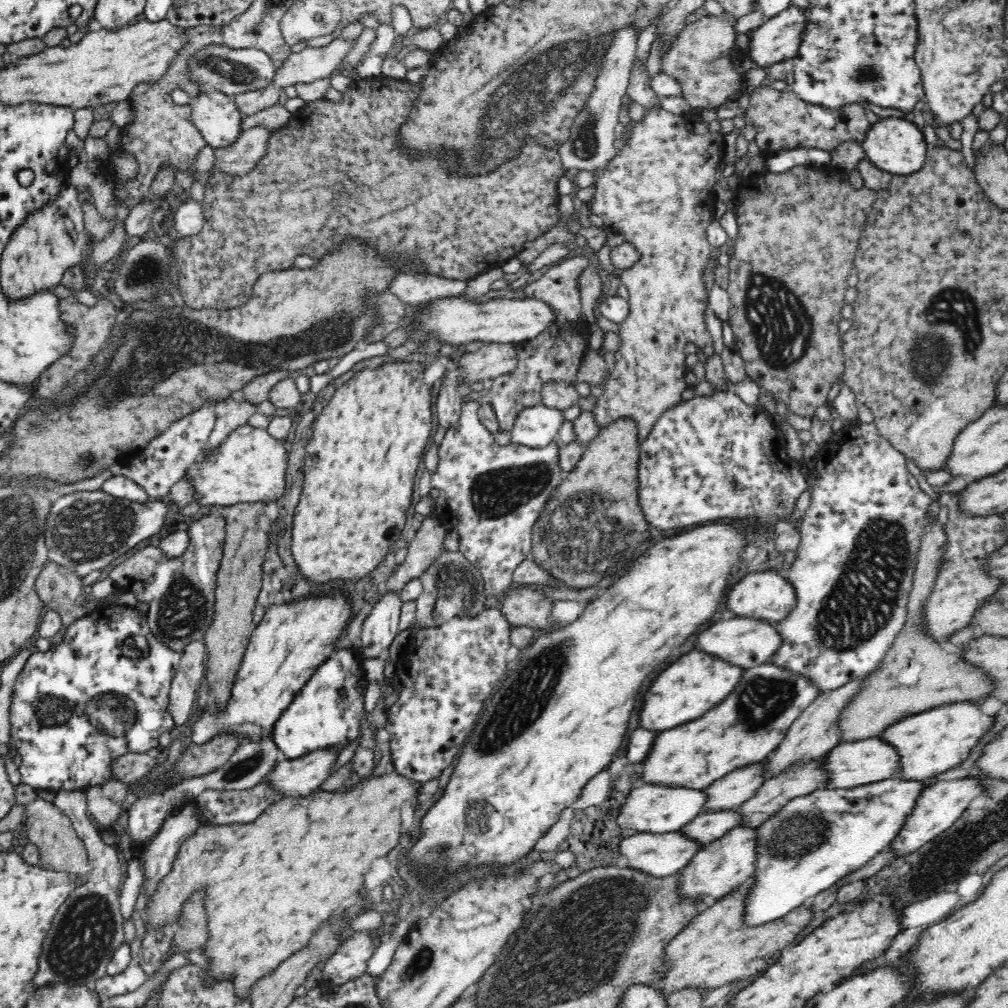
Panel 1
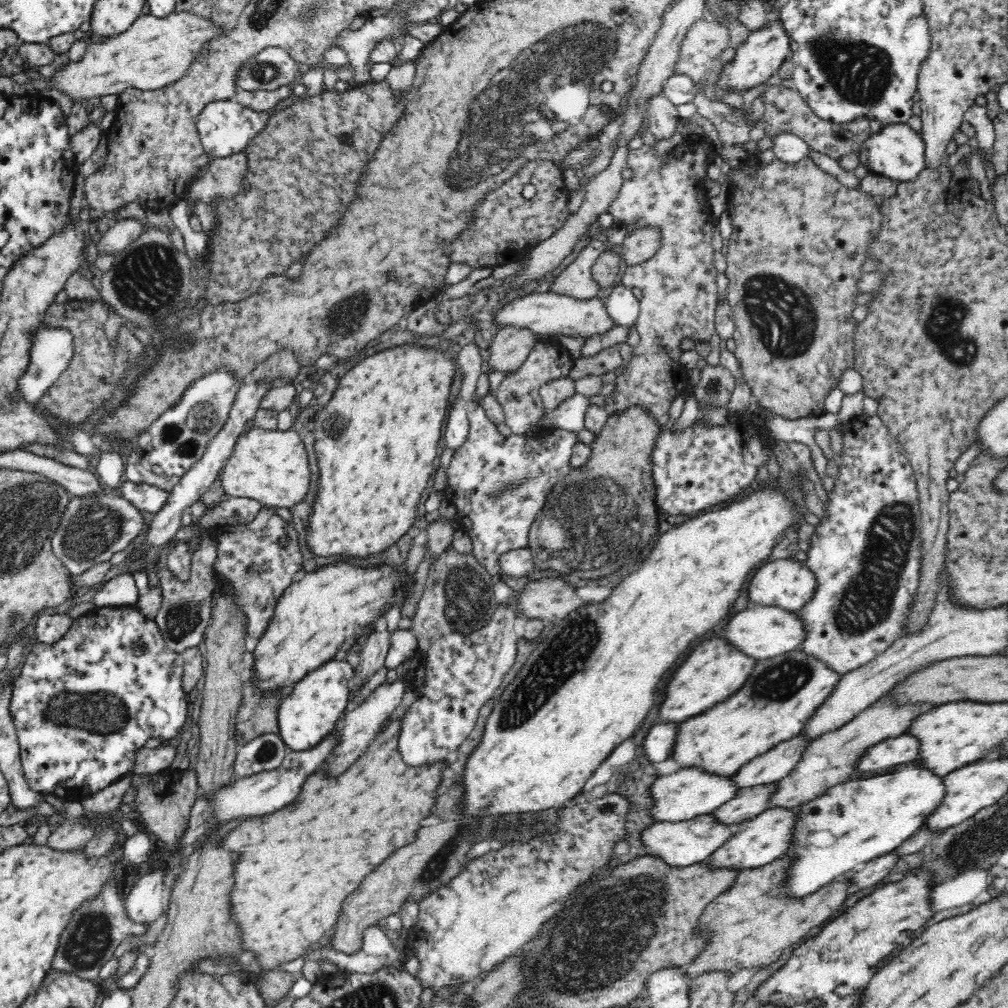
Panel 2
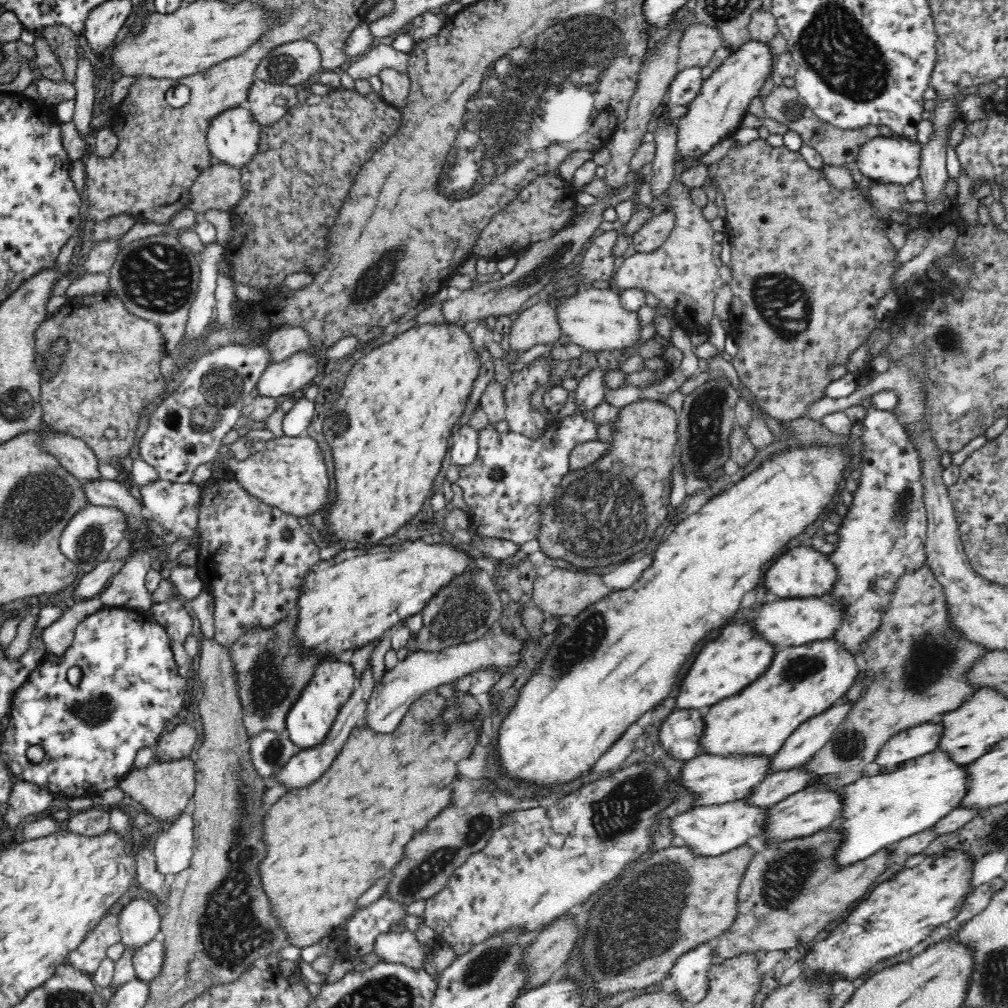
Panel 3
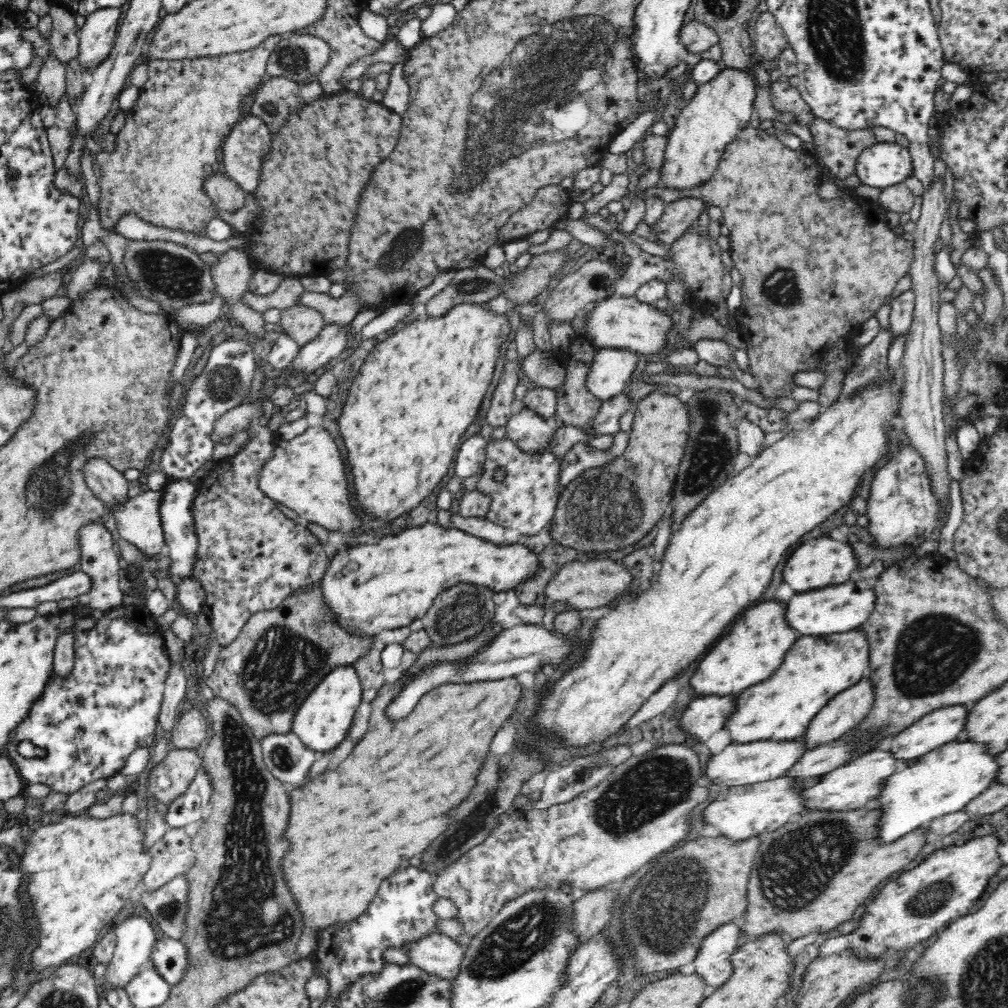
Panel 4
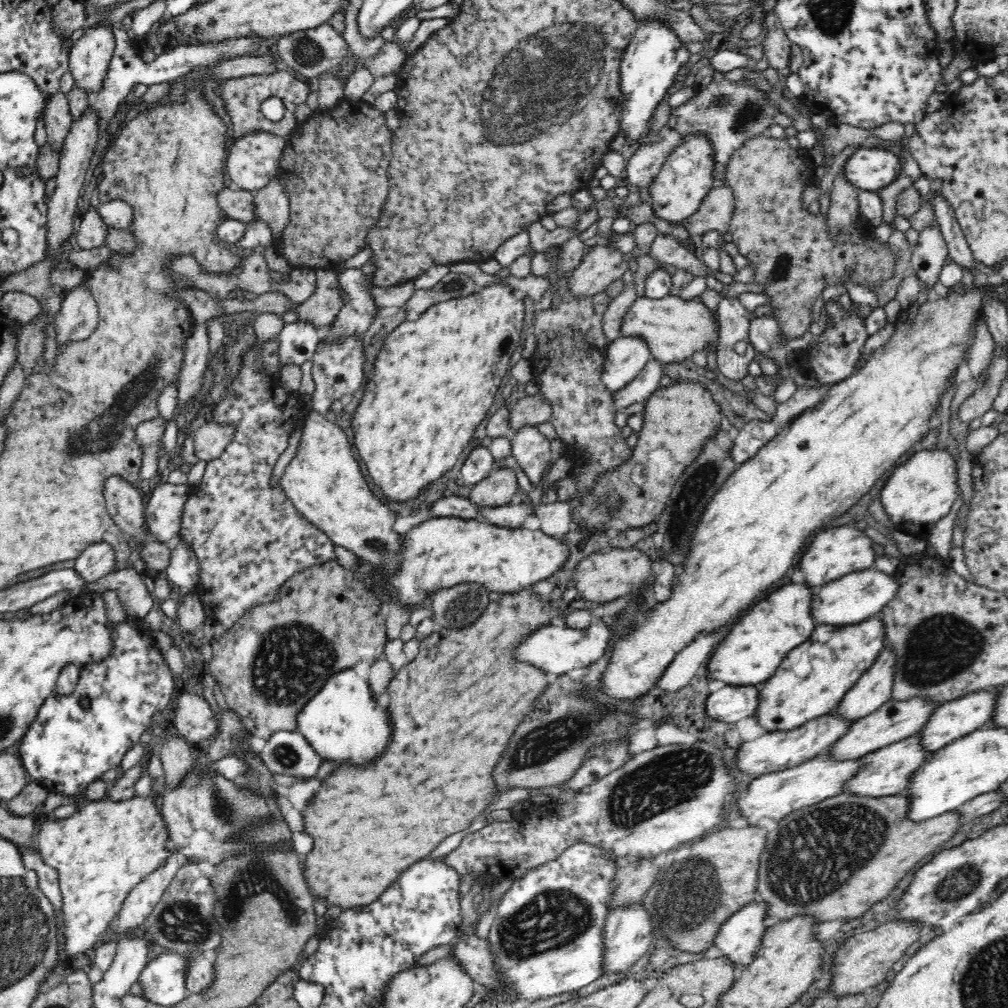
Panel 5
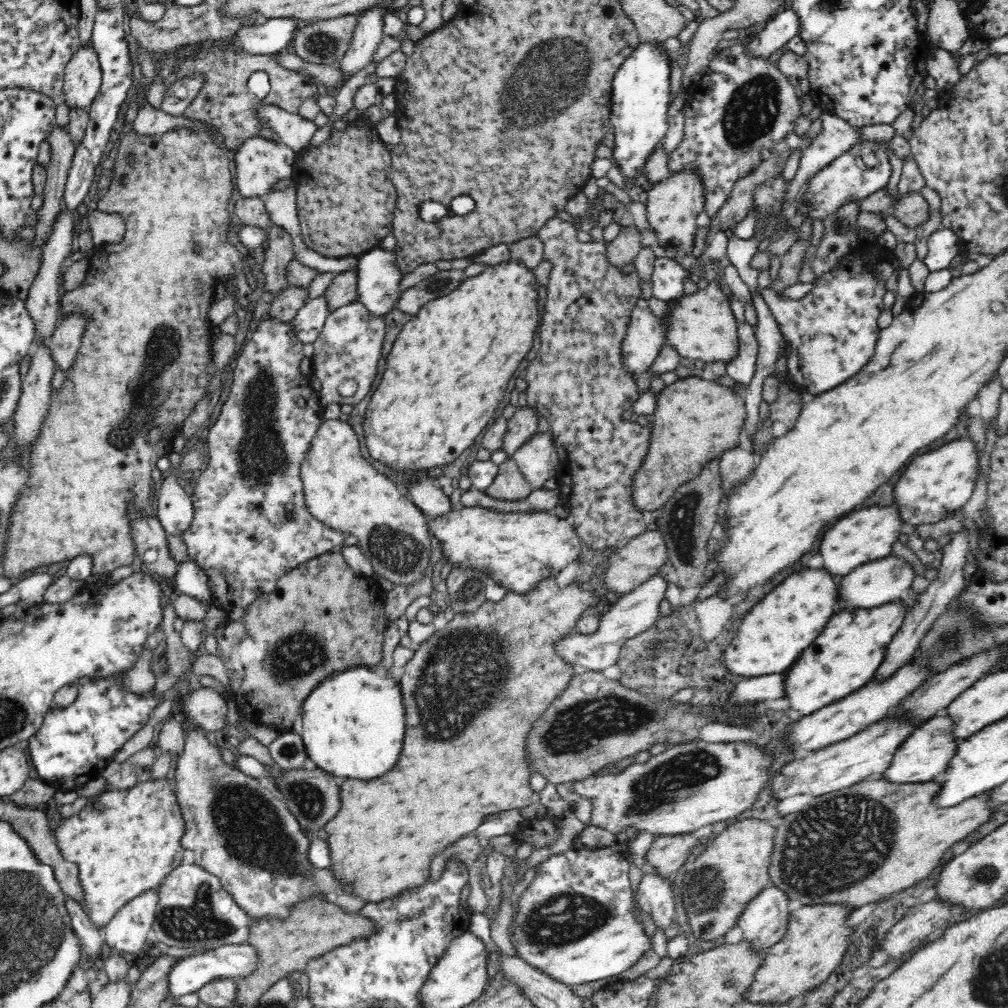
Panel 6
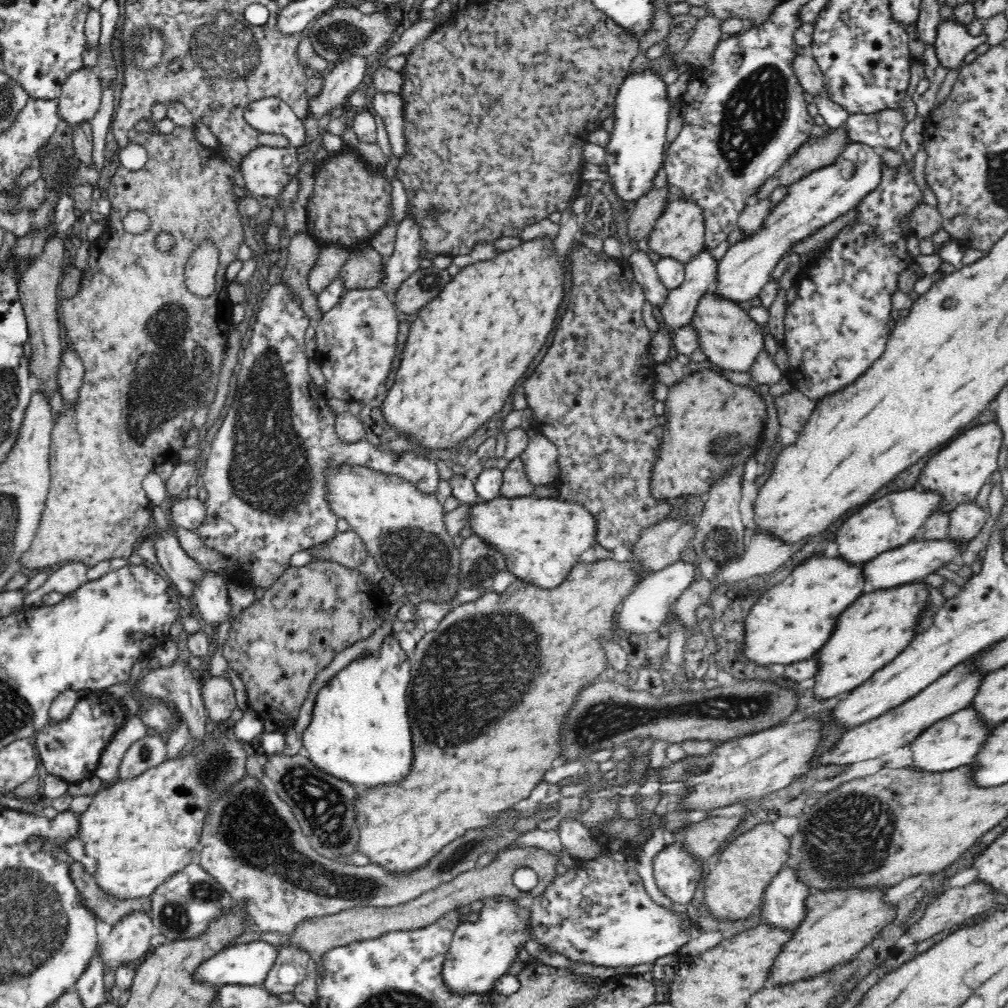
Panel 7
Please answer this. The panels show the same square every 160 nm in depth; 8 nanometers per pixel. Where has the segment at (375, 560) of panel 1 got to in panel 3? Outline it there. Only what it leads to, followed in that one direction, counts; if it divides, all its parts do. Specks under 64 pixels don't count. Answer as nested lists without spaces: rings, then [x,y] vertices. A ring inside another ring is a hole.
[[[423,324],[397,335],[391,341],[372,349],[366,355],[357,355],[355,360],[351,362],[340,397],[332,405],[332,408],[330,407],[322,424],[324,439],[330,445],[330,451],[332,451],[334,482],[336,484],[334,500],[323,510],[324,527],[331,537],[339,541],[356,542],[359,547],[369,548],[376,545],[378,540],[396,534],[399,528],[408,524],[422,510],[422,504],[426,502],[426,497],[430,494],[430,488],[432,488],[432,484],[434,484],[434,480],[436,480],[436,476],[438,476],[438,472],[442,468],[442,460],[444,460],[444,456],[448,452],[448,444],[450,444],[448,440],[452,436],[452,430],[454,430],[454,426],[458,424],[458,420],[460,420],[460,416],[464,412],[468,394],[472,390],[472,382],[474,382],[476,374],[478,374],[478,368],[480,368],[478,360],[476,353],[472,351],[469,333],[464,330],[464,327],[458,326],[453,337],[450,337],[446,324]]]

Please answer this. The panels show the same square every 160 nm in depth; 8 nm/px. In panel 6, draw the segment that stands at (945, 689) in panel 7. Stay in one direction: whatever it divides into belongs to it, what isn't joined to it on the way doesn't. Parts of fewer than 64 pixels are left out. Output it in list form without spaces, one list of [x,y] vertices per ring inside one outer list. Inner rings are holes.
[[[882,719],[846,740],[794,758],[784,765],[778,774],[776,773],[776,776],[782,776],[782,786],[773,789],[769,796],[777,802],[797,794],[817,797],[850,788],[871,774],[881,774],[890,767],[890,760],[898,744],[902,744],[906,736],[910,736],[914,729],[916,725],[904,725],[900,721]]]

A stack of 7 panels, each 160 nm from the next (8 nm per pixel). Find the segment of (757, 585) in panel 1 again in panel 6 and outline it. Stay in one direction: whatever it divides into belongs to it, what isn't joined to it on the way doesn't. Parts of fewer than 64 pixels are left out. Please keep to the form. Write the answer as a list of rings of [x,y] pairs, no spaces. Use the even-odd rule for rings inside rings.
[[[869,507],[866,510],[853,511],[852,514],[838,519],[828,527],[828,532],[821,535],[822,542],[818,554],[823,560],[822,569],[833,577],[850,574],[861,564],[869,563],[891,555],[892,544],[900,536],[900,526],[904,524],[900,513],[890,512],[888,507]]]

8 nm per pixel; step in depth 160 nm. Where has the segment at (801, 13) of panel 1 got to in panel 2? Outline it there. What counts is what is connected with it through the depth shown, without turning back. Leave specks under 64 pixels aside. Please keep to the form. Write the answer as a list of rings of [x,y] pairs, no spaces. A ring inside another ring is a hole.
[[[778,18],[774,21],[766,22],[758,30],[752,30],[746,42],[737,48],[734,60],[723,66],[719,86],[721,88],[733,88],[738,92],[750,90],[758,84],[762,84],[778,72],[779,67],[791,54],[790,39],[782,21]]]

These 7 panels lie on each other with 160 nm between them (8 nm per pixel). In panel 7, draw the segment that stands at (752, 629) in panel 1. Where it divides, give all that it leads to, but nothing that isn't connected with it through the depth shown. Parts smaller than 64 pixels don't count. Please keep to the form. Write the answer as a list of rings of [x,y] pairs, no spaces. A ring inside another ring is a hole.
[[[948,539],[939,541],[909,541],[898,548],[883,552],[872,560],[862,564],[862,577],[864,577],[865,591],[886,591],[888,589],[922,581],[925,576],[946,564],[946,562],[959,561],[962,549],[958,549]]]

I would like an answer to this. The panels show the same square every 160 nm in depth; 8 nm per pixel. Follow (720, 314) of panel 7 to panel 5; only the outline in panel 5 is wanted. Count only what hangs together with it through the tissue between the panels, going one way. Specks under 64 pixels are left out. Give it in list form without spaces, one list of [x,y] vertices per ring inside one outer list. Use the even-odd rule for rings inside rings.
[[[671,295],[662,299],[639,297],[622,316],[620,336],[644,339],[648,344],[651,358],[664,364],[683,361],[692,357],[697,350],[712,350],[706,346],[717,344],[719,331],[712,314],[712,310],[696,299],[684,302],[679,297]]]

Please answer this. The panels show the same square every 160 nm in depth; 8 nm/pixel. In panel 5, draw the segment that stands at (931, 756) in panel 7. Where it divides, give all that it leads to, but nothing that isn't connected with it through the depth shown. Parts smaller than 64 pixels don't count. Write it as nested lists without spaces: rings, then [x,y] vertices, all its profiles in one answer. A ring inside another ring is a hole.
[[[912,735],[884,748],[865,754],[860,759],[861,768],[858,770],[858,773],[846,780],[846,783],[842,785],[842,793],[870,798],[897,795],[898,792],[908,786],[910,776],[924,764],[924,760],[929,758],[930,753],[920,747],[918,735]]]

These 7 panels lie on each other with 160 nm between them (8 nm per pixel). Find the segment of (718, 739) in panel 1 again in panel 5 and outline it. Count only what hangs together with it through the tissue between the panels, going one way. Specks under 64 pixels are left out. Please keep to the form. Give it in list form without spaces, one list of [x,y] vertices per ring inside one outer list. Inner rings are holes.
[[[878,616],[843,627],[816,625],[810,638],[786,656],[778,672],[758,686],[759,702],[753,716],[756,723],[768,733],[793,731],[809,720],[828,715],[872,667],[884,646],[885,630]]]

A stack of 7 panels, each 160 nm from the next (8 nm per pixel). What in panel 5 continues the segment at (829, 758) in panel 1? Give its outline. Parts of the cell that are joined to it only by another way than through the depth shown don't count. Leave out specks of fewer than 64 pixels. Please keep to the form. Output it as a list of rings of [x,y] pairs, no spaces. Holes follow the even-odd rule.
[[[1000,688],[985,691],[971,693],[970,695],[959,697],[957,700],[937,706],[934,709],[933,716],[930,716],[928,722],[922,726],[922,730],[916,732],[918,739],[920,739],[920,747],[924,751],[934,752],[940,750],[940,748],[944,748],[953,740],[981,729],[994,715],[997,697],[1001,692]]]

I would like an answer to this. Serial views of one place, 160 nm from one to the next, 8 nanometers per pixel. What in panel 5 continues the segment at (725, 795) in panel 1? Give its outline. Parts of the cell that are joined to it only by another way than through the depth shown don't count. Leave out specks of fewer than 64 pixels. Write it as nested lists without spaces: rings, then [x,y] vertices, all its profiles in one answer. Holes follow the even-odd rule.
[[[885,648],[872,667],[854,684],[842,701],[832,710],[833,716],[852,724],[877,712],[891,700],[896,655]]]

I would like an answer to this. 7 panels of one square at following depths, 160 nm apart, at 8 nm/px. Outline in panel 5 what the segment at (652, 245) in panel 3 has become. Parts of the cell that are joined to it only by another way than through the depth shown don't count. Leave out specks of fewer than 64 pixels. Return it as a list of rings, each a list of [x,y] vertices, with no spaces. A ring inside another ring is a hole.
[[[730,188],[710,189],[694,215],[682,222],[690,237],[697,240],[704,233],[716,230],[724,234],[729,230],[734,196]]]

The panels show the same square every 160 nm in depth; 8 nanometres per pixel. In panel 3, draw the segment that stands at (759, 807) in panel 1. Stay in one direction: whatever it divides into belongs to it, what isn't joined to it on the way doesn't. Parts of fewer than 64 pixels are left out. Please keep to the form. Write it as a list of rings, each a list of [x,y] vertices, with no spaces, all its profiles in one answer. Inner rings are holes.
[[[927,564],[918,570],[906,573],[896,583],[896,590],[887,611],[883,614],[880,632],[868,640],[864,659],[866,671],[876,676],[876,682],[870,683],[864,696],[853,704],[853,708],[842,724],[834,730],[830,740],[808,762],[802,766],[805,772],[811,774],[811,782],[804,789],[837,790],[844,785],[851,784],[863,778],[862,772],[881,748],[899,732],[909,728],[932,722],[959,708],[970,696],[976,692],[972,685],[968,685],[965,671],[970,669],[987,651],[980,646],[975,646],[950,627],[946,599],[942,595],[942,586],[930,571]]]

